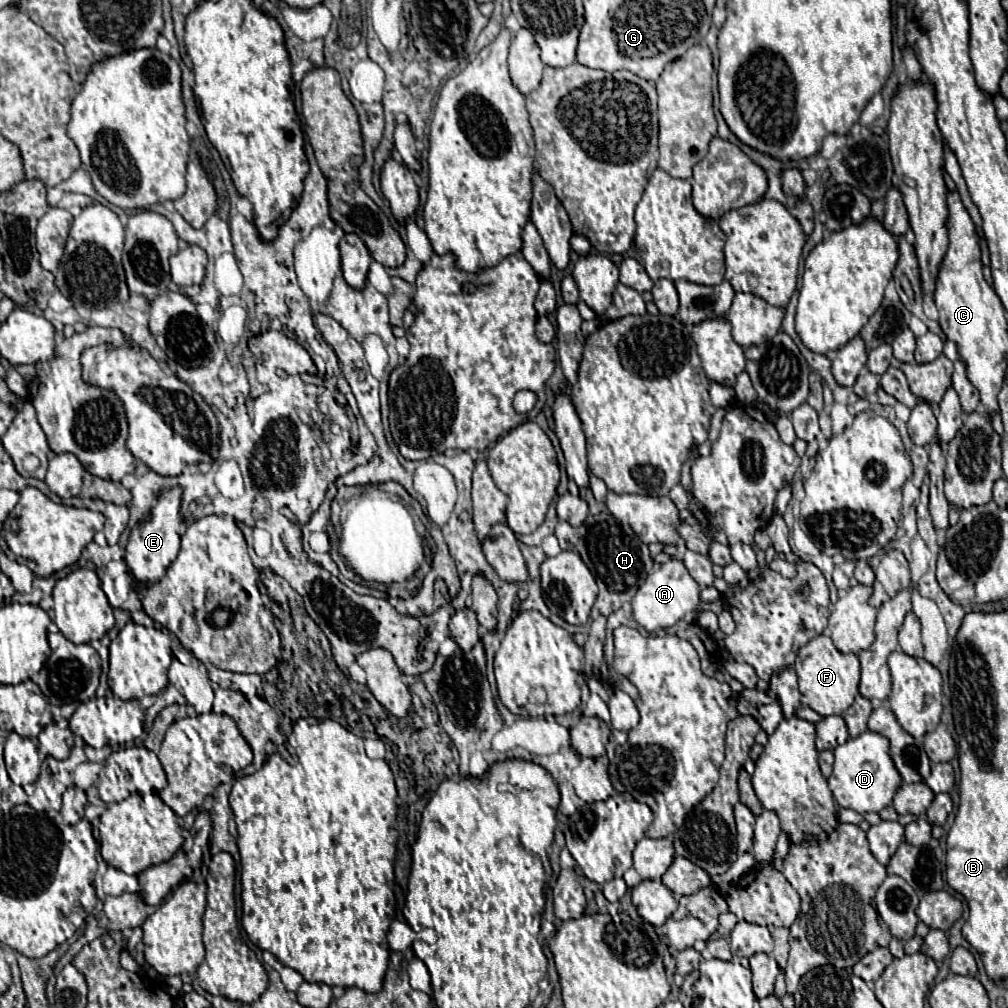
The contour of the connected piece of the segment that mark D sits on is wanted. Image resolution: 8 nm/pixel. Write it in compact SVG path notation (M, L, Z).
M864 731L862 735L848 739L844 745L834 749L834 771L828 779L828 787L834 795L836 805L844 809L852 809L858 813L880 811L892 803L894 793L898 791L902 777L894 767L890 755L890 741L874 731Z

